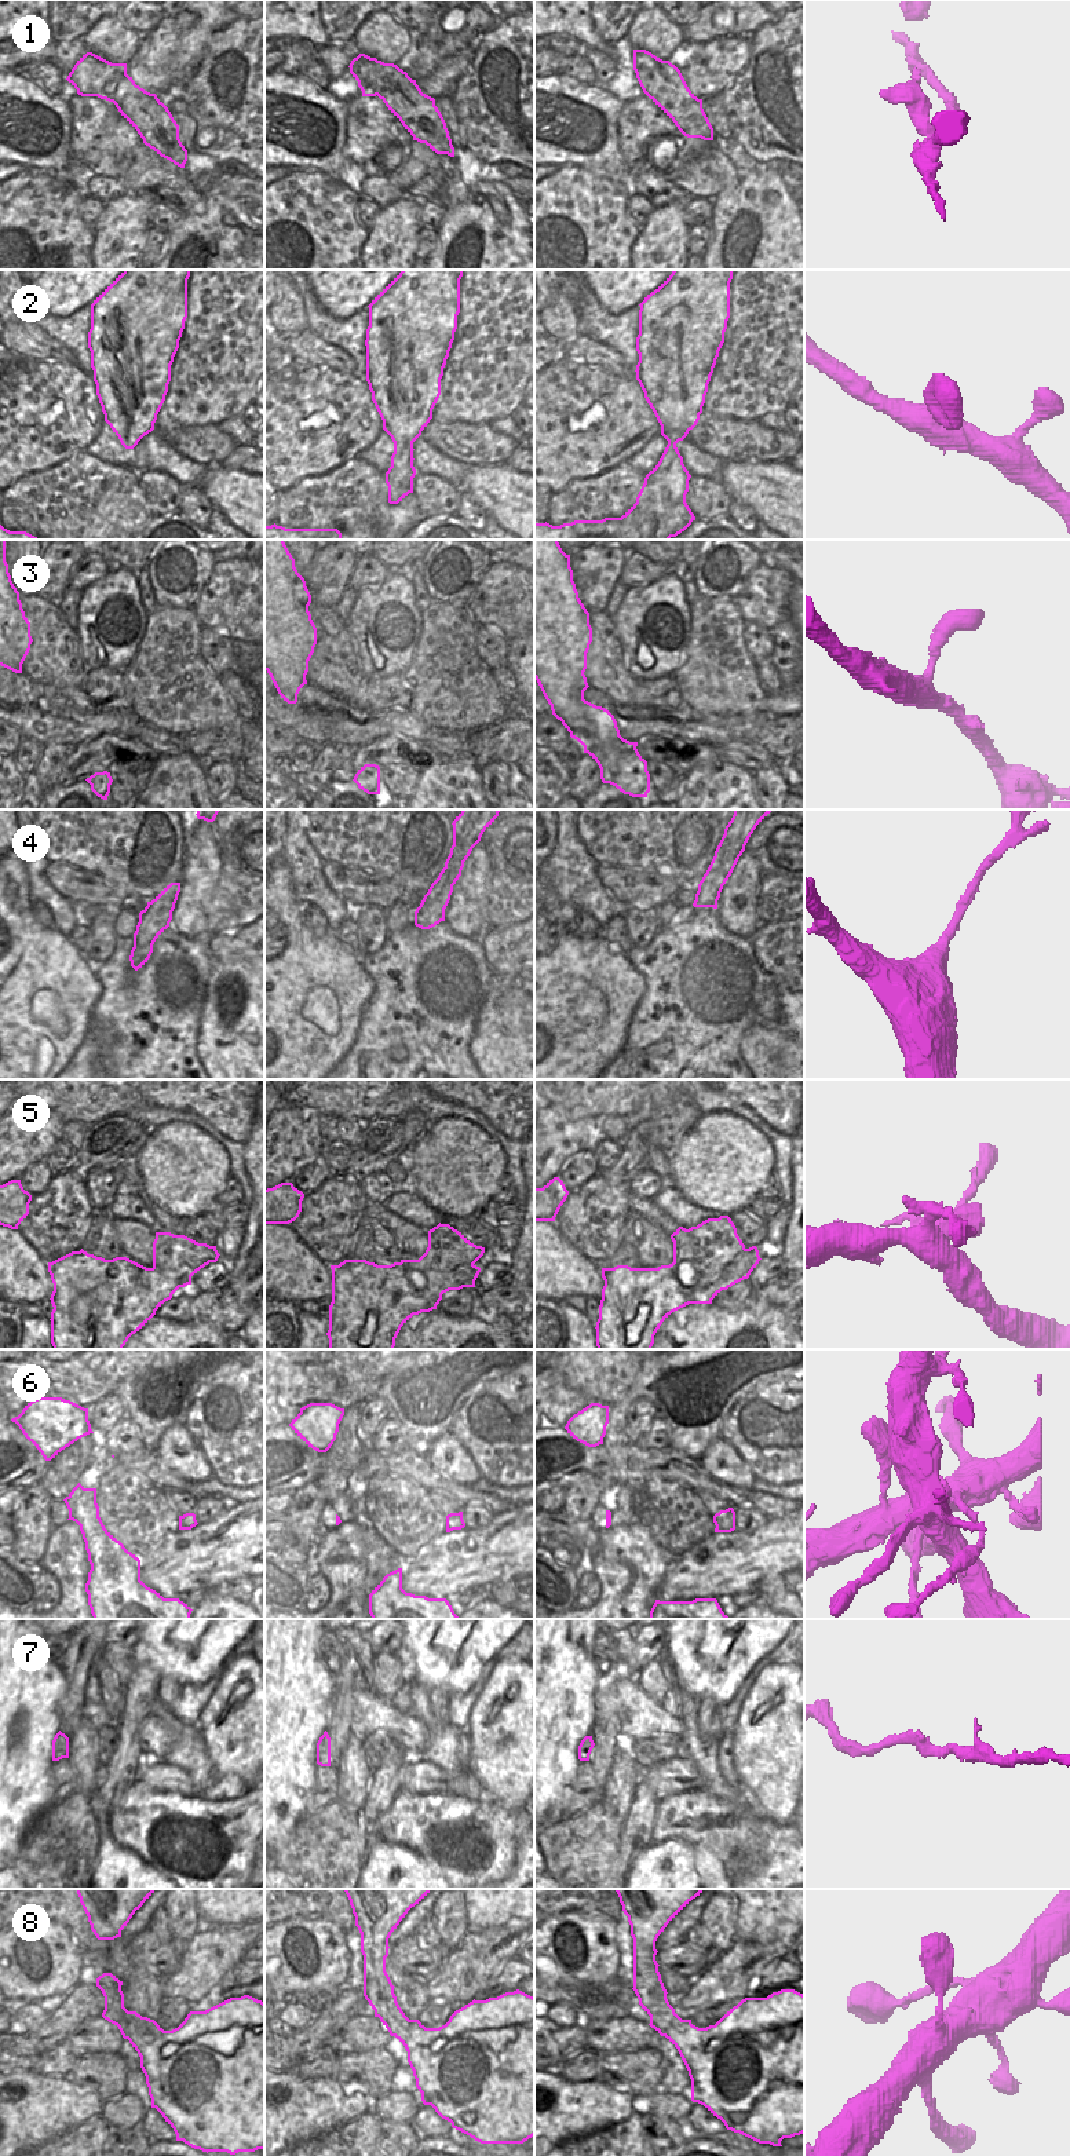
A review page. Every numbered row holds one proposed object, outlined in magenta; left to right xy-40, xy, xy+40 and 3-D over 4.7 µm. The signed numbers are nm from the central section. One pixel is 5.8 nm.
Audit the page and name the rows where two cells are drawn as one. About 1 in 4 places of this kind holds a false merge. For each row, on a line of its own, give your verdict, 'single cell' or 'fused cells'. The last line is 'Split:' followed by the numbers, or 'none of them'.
1: fused cells
2: single cell
3: single cell
4: single cell
5: fused cells
6: single cell
7: single cell
8: single cell
Split: 1, 5

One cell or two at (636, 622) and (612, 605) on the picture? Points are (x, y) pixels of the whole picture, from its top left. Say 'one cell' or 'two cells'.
two cells

